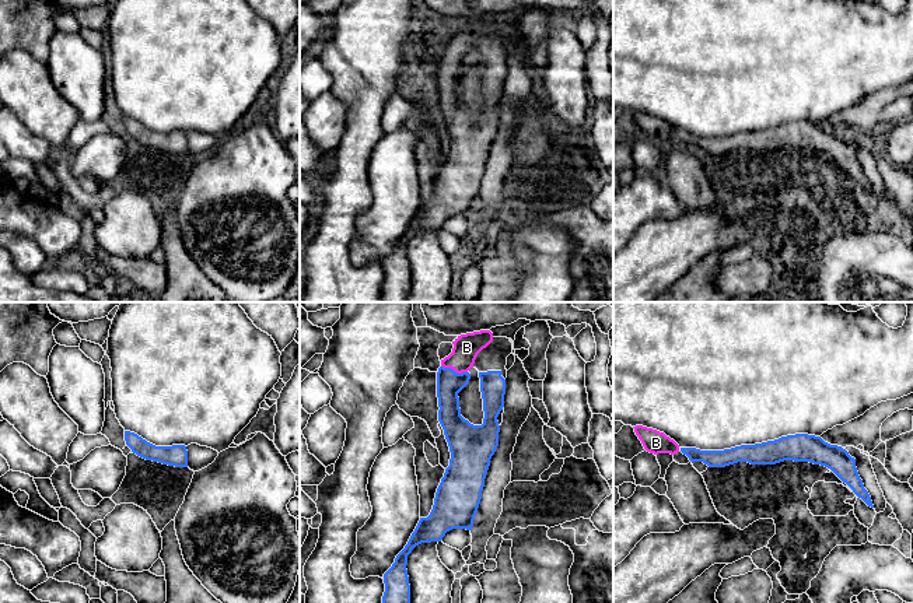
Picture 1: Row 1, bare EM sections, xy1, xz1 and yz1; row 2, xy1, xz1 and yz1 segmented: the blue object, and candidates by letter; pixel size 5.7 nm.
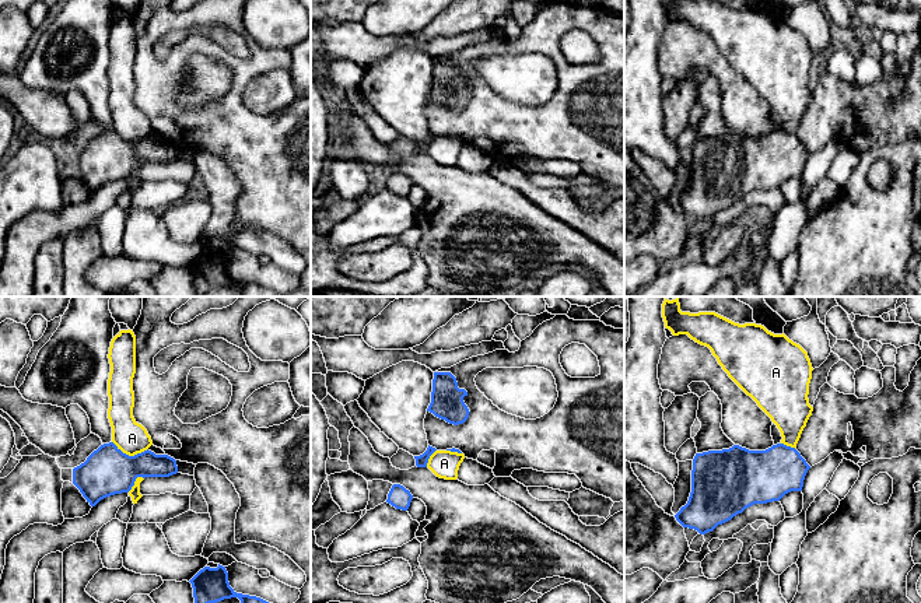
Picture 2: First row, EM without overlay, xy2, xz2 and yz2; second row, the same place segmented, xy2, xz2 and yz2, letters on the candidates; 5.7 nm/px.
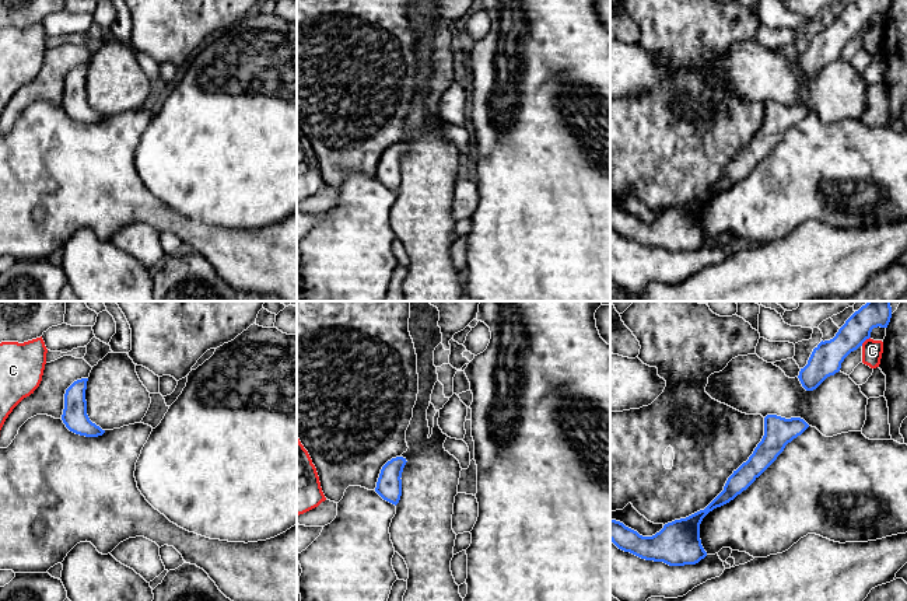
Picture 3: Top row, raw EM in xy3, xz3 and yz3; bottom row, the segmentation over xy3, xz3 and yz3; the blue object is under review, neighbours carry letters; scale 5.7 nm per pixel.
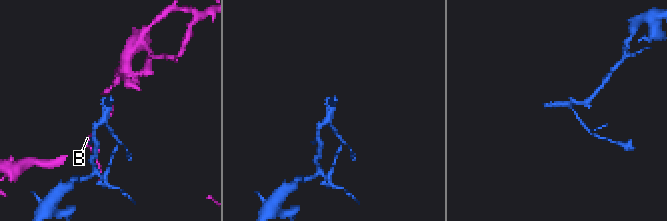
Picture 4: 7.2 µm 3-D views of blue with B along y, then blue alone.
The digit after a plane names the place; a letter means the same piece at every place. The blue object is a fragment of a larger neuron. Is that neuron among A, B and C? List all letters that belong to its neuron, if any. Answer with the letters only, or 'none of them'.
B

